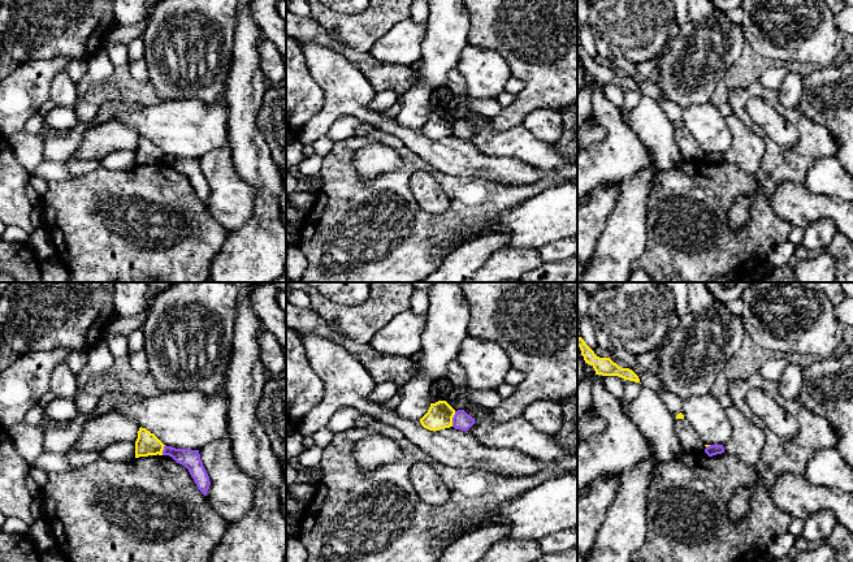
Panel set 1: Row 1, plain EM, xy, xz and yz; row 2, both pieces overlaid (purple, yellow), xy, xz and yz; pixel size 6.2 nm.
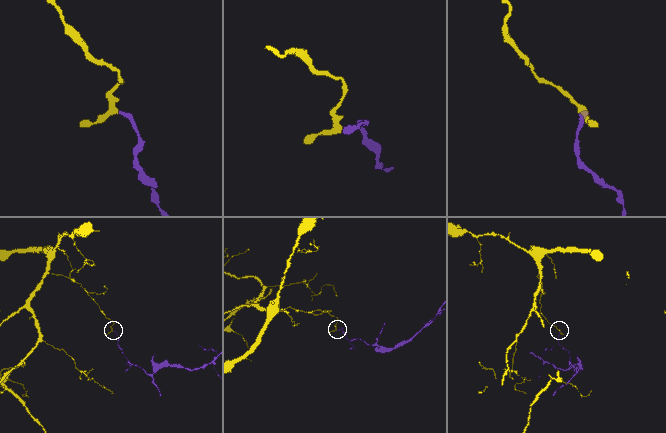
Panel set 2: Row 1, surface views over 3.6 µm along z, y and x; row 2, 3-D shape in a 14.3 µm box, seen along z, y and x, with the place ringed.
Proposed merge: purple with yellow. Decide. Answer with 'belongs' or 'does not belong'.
does not belong

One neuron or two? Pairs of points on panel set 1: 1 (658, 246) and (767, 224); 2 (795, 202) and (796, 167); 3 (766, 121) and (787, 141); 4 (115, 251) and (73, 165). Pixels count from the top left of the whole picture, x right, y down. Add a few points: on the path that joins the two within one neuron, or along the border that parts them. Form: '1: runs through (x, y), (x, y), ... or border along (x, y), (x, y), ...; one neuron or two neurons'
1: runs through (685, 247), (740, 246); one neuron
2: border along (802, 184), (784, 181), (769, 198); two neurons
3: runs through (771, 125), (782, 135); one neuron
4: border along (99, 165), (79, 177), (69, 180); two neurons

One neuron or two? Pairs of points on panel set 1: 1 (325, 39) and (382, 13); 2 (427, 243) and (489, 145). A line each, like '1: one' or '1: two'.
1: two
2: two

